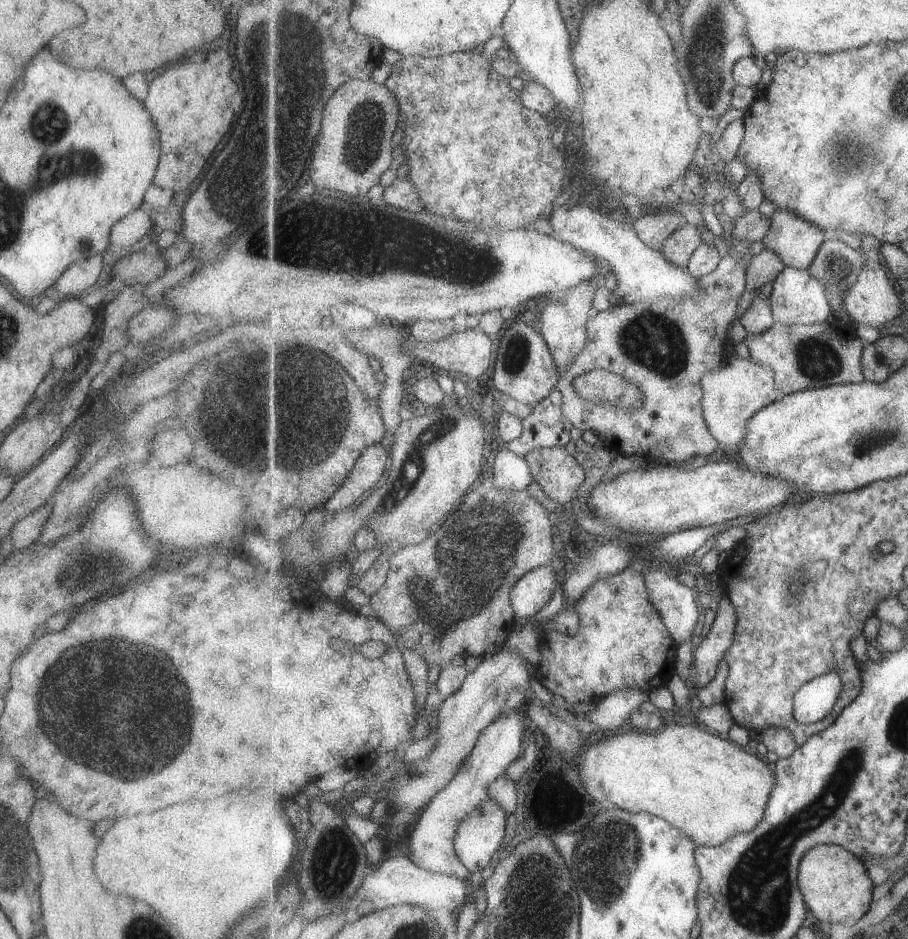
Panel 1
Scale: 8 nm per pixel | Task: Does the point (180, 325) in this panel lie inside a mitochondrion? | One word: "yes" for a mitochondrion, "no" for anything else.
no

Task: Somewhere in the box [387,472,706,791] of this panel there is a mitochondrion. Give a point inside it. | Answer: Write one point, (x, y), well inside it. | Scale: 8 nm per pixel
(474, 555)

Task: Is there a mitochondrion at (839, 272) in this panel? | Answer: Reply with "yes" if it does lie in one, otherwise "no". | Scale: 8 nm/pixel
yes

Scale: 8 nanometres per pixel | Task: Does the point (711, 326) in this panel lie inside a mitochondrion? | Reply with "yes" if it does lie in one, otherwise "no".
no

